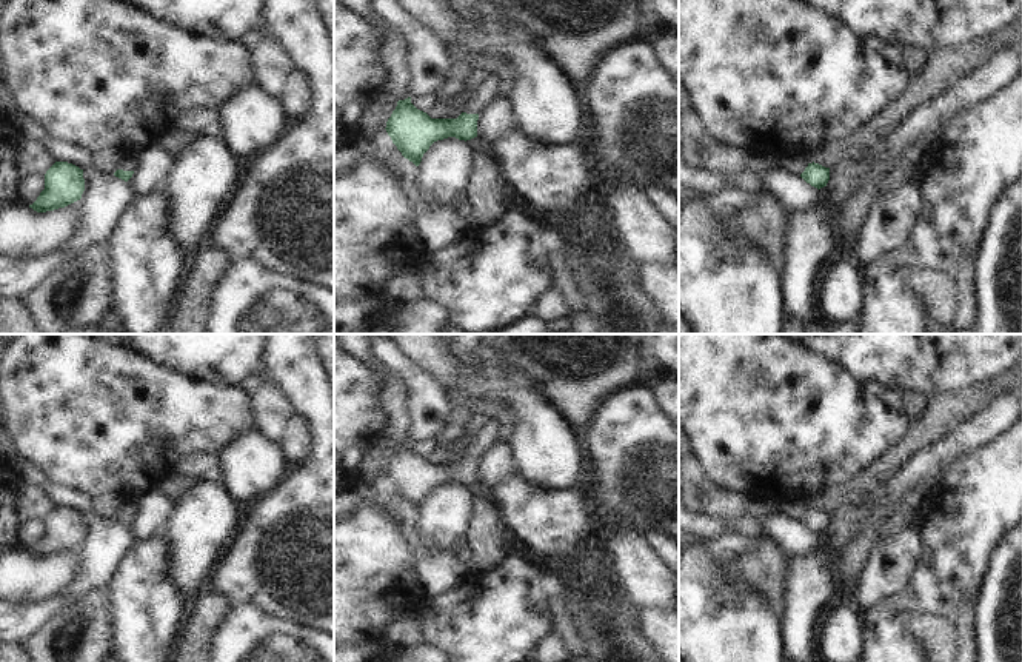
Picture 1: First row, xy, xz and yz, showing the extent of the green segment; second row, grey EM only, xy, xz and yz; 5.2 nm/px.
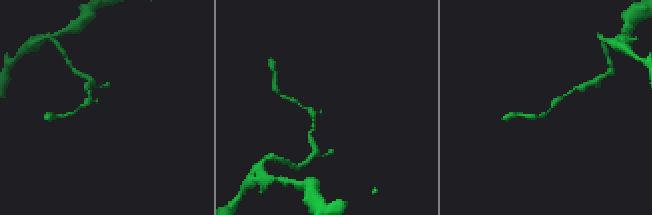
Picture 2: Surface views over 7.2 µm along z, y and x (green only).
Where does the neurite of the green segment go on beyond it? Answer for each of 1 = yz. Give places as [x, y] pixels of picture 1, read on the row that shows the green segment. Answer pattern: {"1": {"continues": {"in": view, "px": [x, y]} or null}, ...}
{"1": {"continues": {"in": "yz", "px": [794, 165]}}}

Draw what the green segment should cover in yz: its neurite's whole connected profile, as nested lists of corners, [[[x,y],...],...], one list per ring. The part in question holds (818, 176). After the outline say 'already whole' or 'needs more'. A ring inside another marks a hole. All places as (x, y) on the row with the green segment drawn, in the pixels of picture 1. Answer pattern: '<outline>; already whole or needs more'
[[[785,155],[780,162],[780,168],[787,169],[793,176],[800,176],[807,183],[820,189],[827,186],[830,180],[830,168],[819,163],[808,163],[803,155]]]; needs more

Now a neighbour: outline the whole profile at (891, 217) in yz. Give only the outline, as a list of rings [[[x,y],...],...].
[[[910,182],[880,192],[871,205],[856,242],[860,262],[868,265],[905,243],[919,219],[920,205],[922,192]]]

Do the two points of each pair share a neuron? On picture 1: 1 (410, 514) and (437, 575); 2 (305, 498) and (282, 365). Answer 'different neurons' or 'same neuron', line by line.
1: same neuron
2: same neuron

